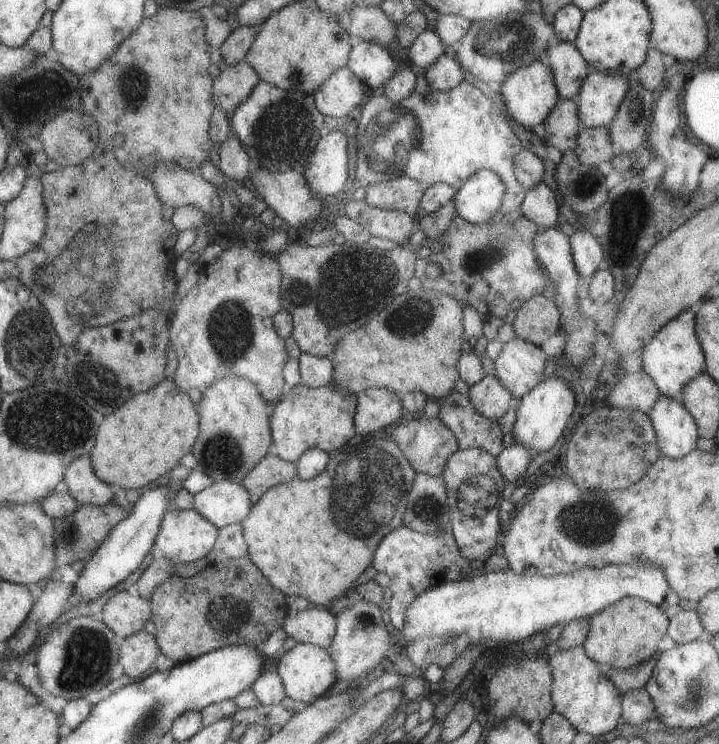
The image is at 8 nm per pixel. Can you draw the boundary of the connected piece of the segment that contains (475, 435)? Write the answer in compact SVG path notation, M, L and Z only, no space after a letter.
M454 390L450 391L440 404L438 418L456 435L460 449L478 447L497 457L503 450L502 438L504 436L498 421L488 420L474 410L470 404L469 396Z

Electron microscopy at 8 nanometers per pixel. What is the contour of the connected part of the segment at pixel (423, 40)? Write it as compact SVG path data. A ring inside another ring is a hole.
M427 29L418 35L409 48L409 60L413 66L422 70L434 64L447 49L436 31Z

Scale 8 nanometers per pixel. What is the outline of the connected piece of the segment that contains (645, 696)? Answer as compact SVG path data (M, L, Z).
M644 687L629 690L621 695L620 725L636 726L642 724L652 718L654 710L653 700Z

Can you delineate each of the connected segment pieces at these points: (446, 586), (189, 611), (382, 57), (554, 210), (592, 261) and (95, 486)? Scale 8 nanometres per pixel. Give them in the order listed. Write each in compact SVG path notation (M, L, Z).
M649 562L632 563L631 565L609 564L600 568L584 567L571 572L544 576L538 572L532 576L516 574L512 569L507 572L476 572L457 581L444 581L427 588L411 601L405 612L405 621L400 628L404 645L415 640L448 634L450 637L467 634L470 645L476 643L503 644L518 642L532 637L536 632L546 632L555 624L570 622L577 618L590 618L609 604L626 597L636 597L654 605L663 611L669 606L680 603L677 593L669 587L663 570Z
M235 558L219 563L209 564L202 572L191 577L174 574L168 577L149 598L151 620L156 626L158 652L175 661L186 663L197 659L207 652L228 645L260 646L272 632L283 625L290 610L284 595L272 587L267 578L248 562L248 558Z
M370 41L353 46L346 65L365 84L369 93L381 90L396 72L396 62L388 53L388 48Z
M540 182L525 192L521 202L522 214L540 228L556 226L558 212L556 191L550 189L546 184Z
M584 229L569 233L569 243L572 251L572 260L580 278L592 276L602 263L603 248L599 240Z
M91 456L75 458L63 474L68 493L79 505L102 506L111 502L113 485L102 482L93 471Z

